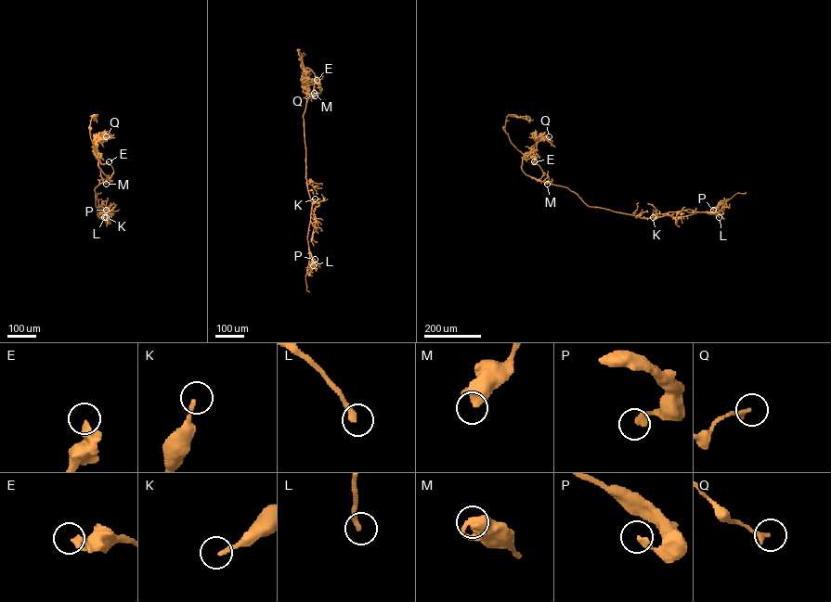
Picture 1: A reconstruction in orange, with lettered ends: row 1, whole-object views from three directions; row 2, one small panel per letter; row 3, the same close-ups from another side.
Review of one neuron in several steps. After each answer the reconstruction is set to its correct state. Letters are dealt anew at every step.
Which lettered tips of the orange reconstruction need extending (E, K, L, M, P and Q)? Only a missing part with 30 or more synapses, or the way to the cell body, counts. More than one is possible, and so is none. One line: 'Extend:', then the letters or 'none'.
Extend: none

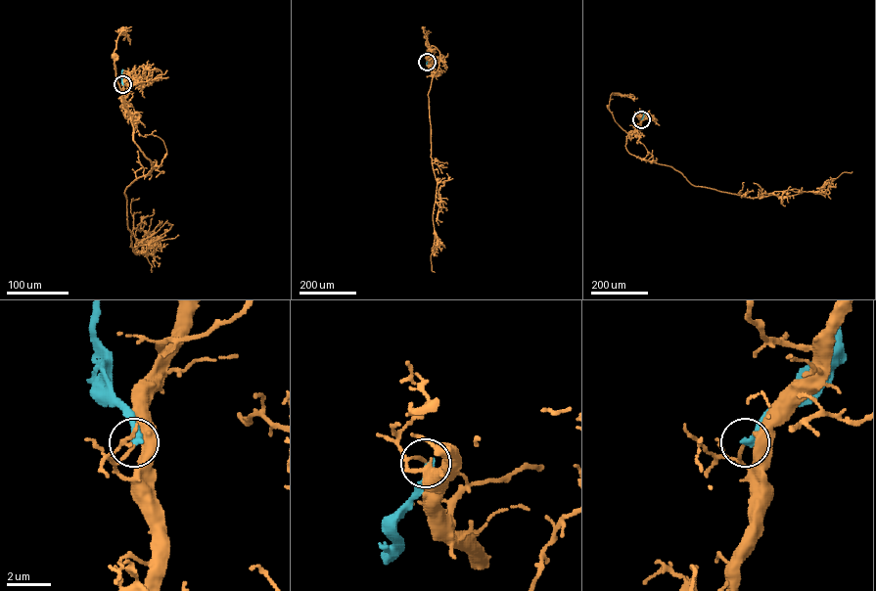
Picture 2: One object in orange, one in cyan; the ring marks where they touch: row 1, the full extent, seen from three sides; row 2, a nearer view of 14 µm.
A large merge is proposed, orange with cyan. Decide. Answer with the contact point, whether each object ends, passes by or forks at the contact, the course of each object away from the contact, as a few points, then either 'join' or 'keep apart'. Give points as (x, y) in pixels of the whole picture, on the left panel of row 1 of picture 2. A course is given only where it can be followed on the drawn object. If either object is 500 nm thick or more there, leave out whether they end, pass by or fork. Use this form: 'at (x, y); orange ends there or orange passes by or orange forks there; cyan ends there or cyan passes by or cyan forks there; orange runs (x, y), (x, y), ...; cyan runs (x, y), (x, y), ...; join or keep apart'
at (122, 84); orange ends there; cyan ends there; orange runs (122, 84), (125, 105), (132, 116), (116, 79), (114, 55); cyan runs (122, 84), (122, 69); keep apart

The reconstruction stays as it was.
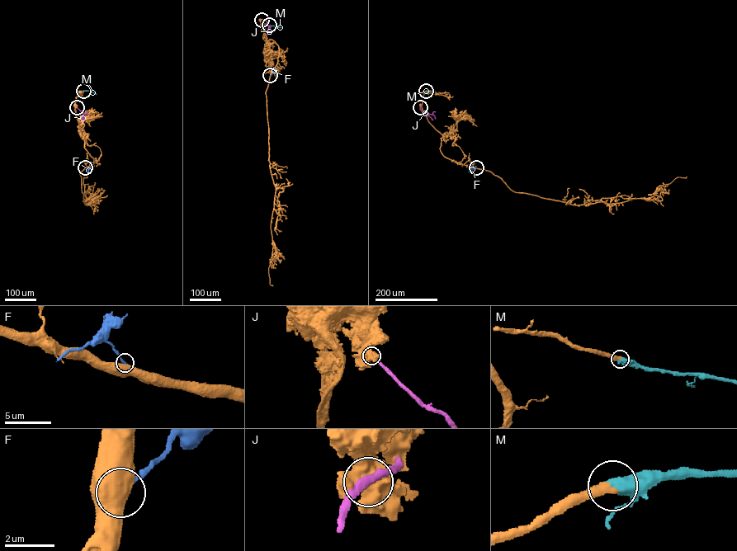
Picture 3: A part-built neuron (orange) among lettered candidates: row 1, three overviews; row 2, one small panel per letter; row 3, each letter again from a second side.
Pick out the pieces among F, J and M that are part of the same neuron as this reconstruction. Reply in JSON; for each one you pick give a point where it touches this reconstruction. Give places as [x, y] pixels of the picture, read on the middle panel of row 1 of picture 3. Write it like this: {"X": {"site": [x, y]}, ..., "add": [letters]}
{"F": {"site": [270, 75]}, "M": {"site": [269, 25]}, "add": ["F", "M"]}

